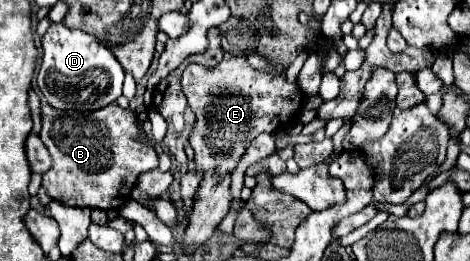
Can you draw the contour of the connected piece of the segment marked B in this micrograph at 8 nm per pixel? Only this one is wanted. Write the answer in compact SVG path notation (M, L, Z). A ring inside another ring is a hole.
M45 104L41 106L41 120L43 120L43 128L39 138L43 140L45 148L53 158L51 168L43 174L43 186L49 192L49 196L57 202L63 202L69 206L83 206L83 208L101 208L101 210L121 208L129 200L129 194L139 174L153 170L159 164L155 150L135 140L135 136L143 132L135 124L135 114L117 104L109 104L97 112L57 110Z

